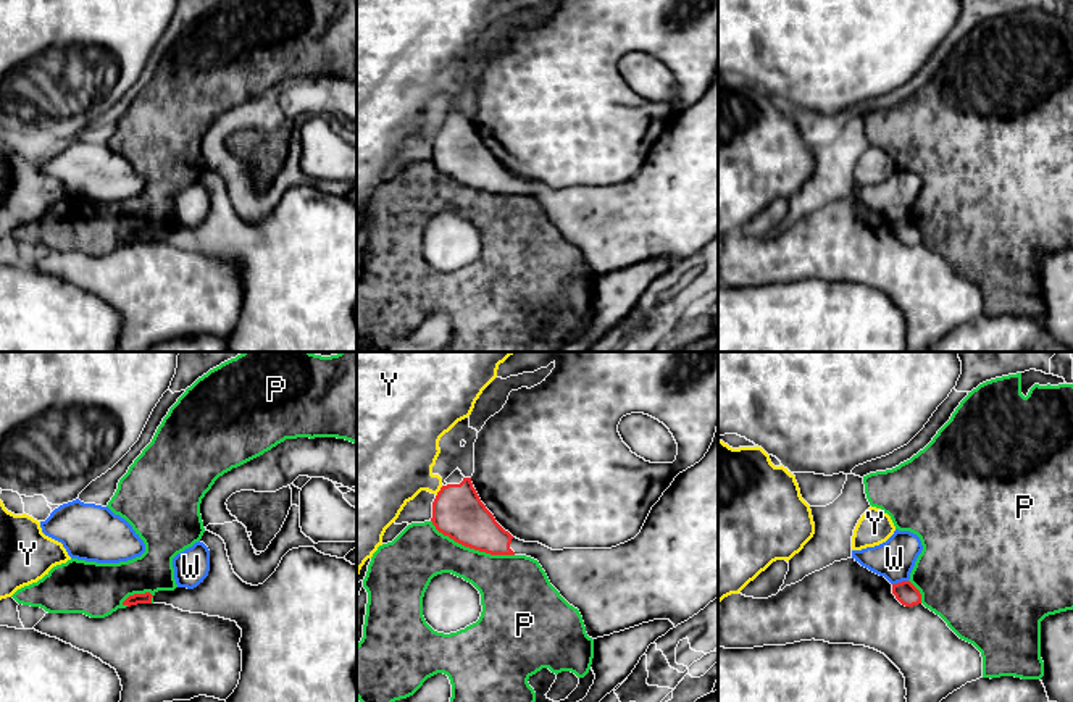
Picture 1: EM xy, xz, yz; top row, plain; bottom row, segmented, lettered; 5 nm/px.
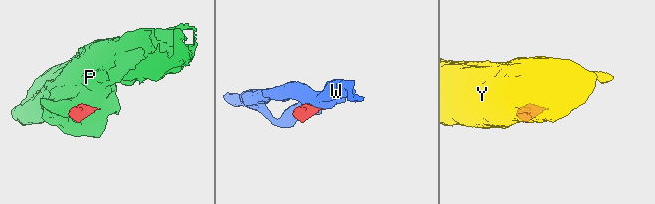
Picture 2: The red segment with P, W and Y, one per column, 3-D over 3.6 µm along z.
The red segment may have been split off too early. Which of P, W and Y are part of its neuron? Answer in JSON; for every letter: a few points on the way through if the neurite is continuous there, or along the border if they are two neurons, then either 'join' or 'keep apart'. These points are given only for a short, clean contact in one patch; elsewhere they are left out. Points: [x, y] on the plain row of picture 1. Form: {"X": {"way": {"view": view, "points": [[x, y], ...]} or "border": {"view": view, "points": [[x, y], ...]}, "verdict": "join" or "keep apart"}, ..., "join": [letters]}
{"P": {"verdict": "keep apart"}, "W": {"border": {"view": "yz", "points": [[907, 218], [893, 223]]}, "verdict": "keep apart"}, "Y": {"border": {"view": "xz", "points": [[442, 125], [436, 134]]}, "verdict": "keep apart"}, "join": []}

